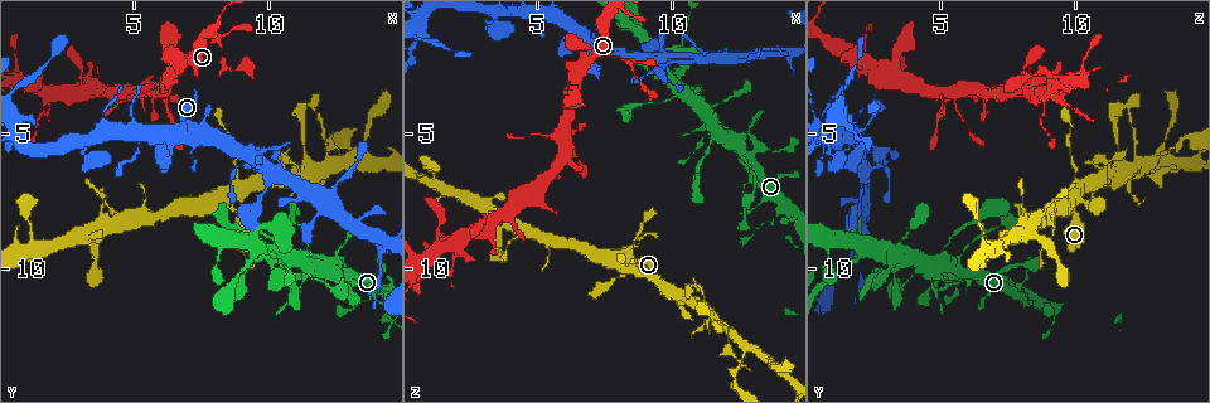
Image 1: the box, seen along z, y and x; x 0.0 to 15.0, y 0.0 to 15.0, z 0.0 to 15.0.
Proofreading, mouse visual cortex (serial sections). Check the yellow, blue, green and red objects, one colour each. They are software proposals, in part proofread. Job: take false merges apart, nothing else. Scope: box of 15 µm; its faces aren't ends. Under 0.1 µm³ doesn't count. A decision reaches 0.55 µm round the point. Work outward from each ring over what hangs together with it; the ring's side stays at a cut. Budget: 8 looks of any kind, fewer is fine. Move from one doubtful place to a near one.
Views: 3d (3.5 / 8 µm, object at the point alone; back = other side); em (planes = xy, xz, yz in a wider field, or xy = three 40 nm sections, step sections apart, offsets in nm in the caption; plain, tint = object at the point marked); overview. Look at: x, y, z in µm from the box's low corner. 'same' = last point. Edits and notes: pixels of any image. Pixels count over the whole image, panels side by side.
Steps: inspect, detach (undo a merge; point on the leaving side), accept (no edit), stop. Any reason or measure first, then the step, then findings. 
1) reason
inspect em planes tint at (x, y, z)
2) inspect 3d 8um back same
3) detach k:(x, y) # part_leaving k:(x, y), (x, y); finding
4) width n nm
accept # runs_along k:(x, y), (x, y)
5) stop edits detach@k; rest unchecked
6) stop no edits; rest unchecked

abrupt turn
inspect em xy step 2 tint at (8.2, 1.6, 2.1)

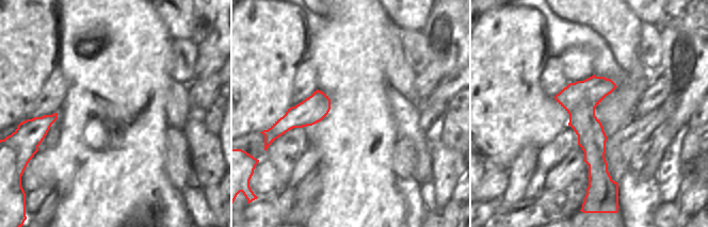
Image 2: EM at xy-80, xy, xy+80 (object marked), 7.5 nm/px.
inspect 3d 3.5um same

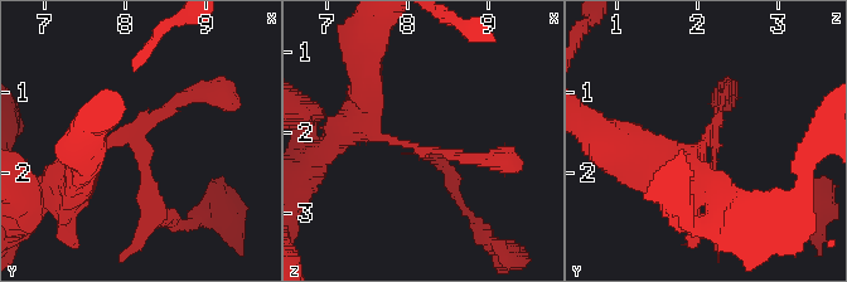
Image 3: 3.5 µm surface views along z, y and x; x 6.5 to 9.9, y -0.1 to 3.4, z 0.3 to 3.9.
accept # runs_along 2:(592, 79), (588, 128), (599, 184); continuous, no second cell

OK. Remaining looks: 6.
a fork
inspect 3d 3.5um at (11.2, 6.7, 11.5)

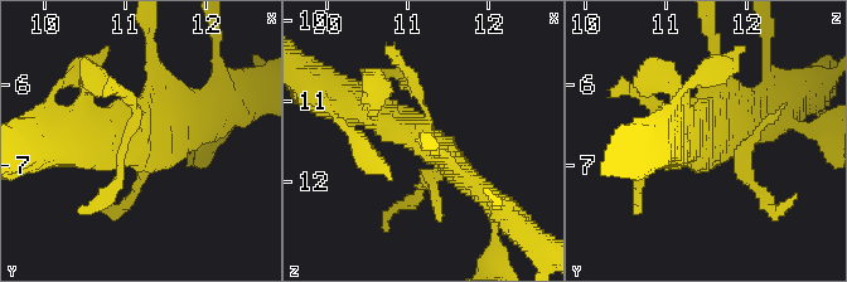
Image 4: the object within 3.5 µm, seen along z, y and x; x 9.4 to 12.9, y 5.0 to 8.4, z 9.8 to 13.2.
inspect em xy step 1 tint at (11.15, 6.60, 11.40)

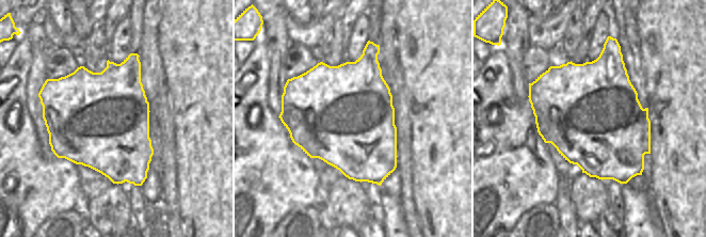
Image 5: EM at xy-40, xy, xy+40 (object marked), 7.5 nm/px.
accept # runs_along 4:(343, 102), (412, 131), (478, 189); all the same cell

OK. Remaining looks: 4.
two arms in line, one across
inspect 3d 3.5um at (12.8, 6.0, 13.0)

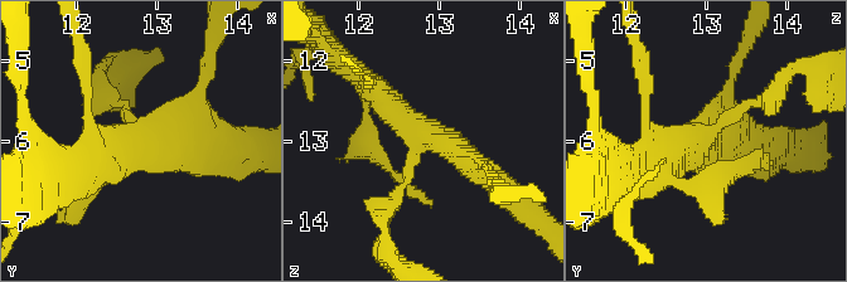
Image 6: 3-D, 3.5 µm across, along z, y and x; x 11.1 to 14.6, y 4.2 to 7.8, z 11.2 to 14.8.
now the EM
inspect em xy step 2 tint at (12.75, 6.00, 12.90)

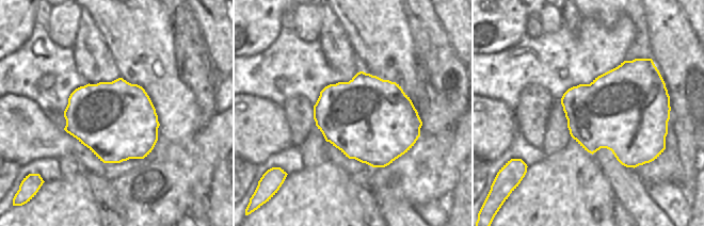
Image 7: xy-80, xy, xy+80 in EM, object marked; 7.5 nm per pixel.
width 650 nm
accept # runs_along 6:(364, 81), (415, 130), (484, 174); one cell here

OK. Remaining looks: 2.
stop no edits; rest unchecked

